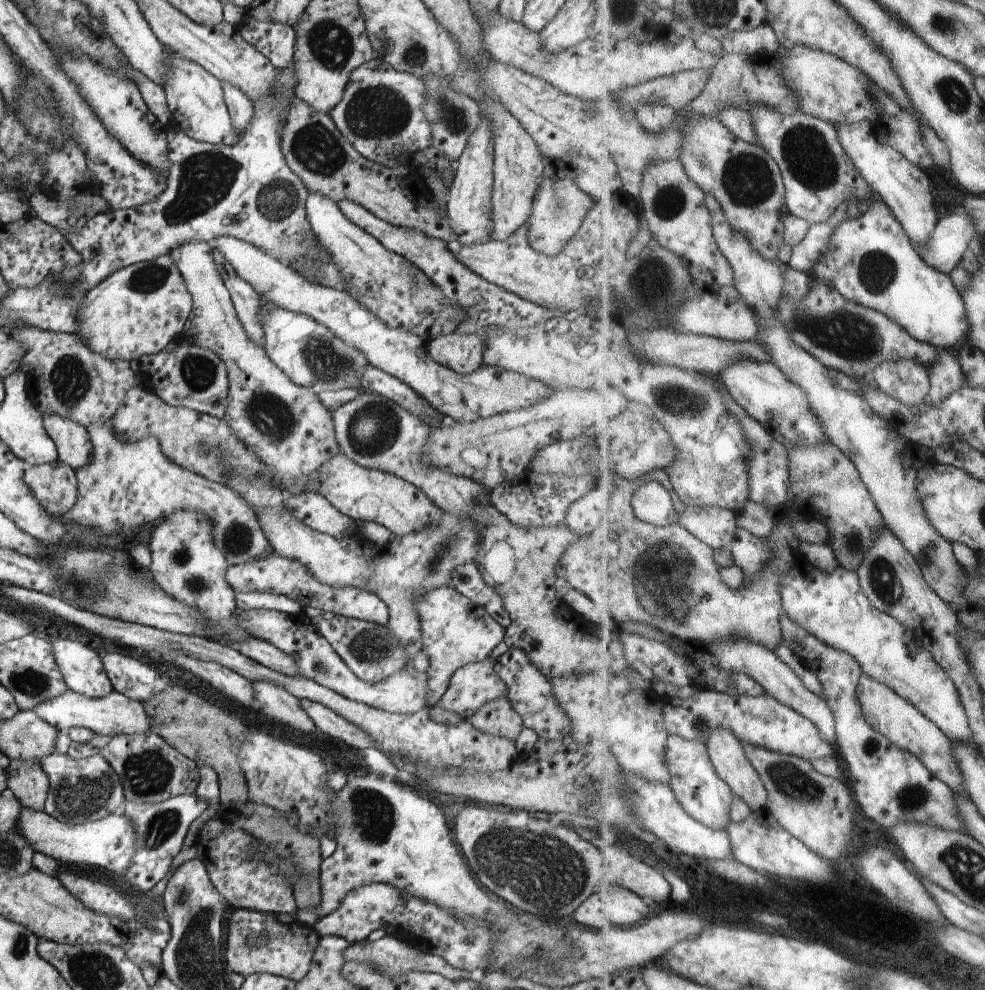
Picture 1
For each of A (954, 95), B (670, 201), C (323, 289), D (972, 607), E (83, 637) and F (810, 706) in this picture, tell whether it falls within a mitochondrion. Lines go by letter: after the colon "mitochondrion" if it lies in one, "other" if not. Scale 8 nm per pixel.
A: mitochondrion
B: mitochondrion
C: other
D: other
E: other
F: other

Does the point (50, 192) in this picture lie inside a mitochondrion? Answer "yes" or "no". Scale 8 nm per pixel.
no

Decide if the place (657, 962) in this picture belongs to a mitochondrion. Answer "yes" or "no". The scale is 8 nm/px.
no

